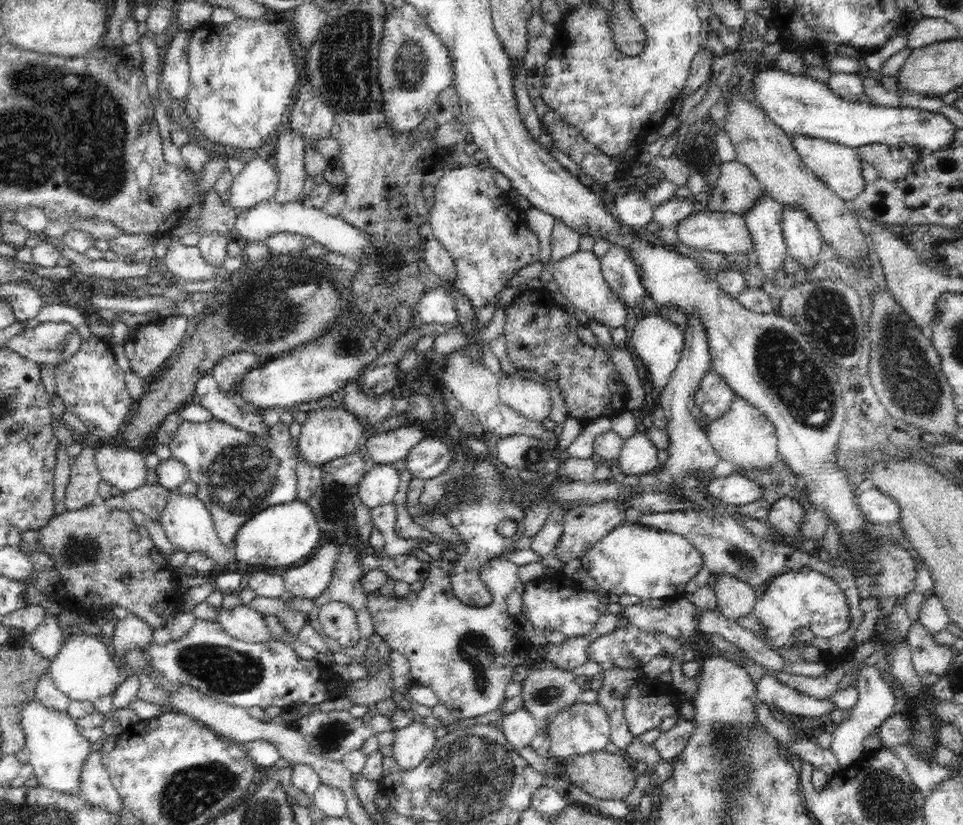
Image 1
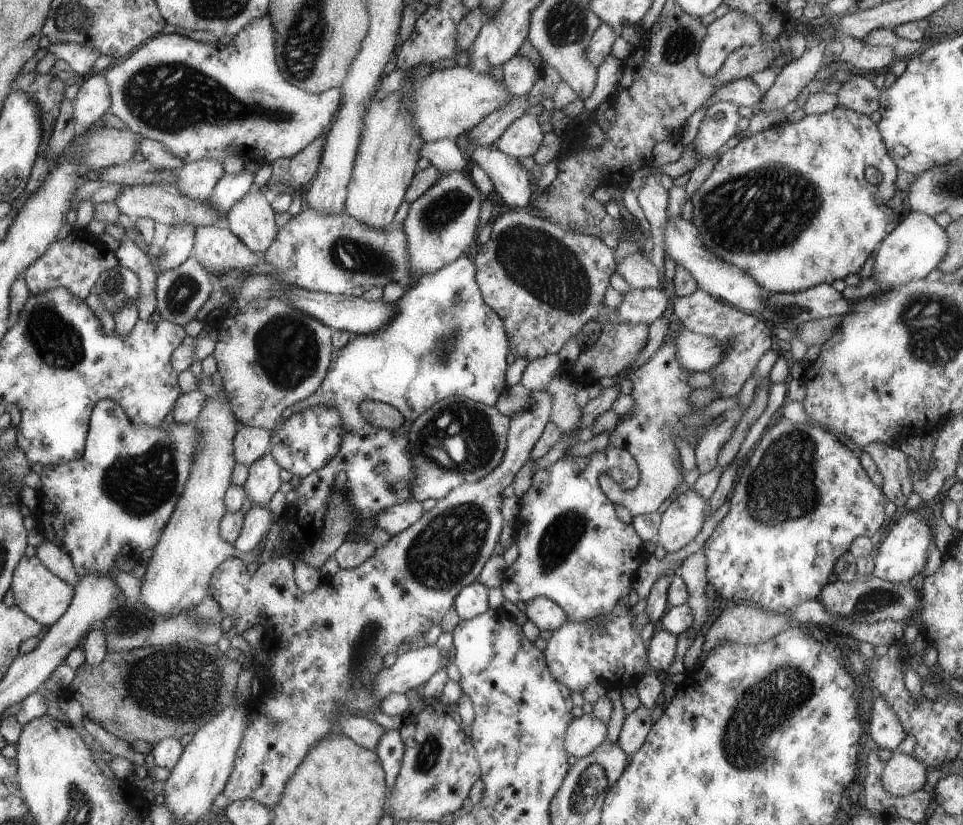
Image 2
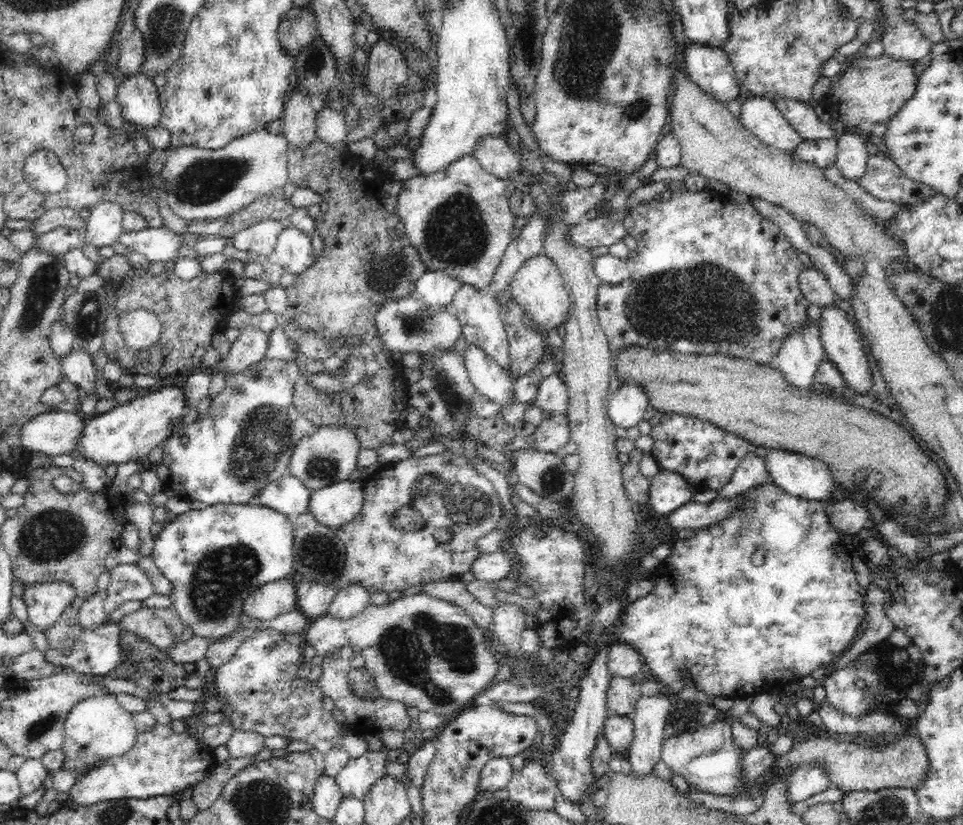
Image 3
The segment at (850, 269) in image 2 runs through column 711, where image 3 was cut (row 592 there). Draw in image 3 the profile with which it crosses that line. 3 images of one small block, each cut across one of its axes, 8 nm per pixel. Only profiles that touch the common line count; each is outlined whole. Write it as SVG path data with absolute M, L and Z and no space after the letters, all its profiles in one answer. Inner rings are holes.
M248 502L246 504L213 504L205 506L204 509L190 509L178 516L170 516L164 523L162 530L154 536L154 550L152 550L151 559L156 563L156 567L160 569L160 573L166 576L166 579L172 583L172 594L168 594L172 604L170 608L176 610L179 614L177 617L185 627L192 628L194 635L204 637L213 643L220 640L242 626L240 617L243 614L242 604L244 597L248 593L255 591L260 585L271 583L275 580L294 577L294 546L295 546L295 525L288 519L284 513L278 512L272 508L264 507L258 502Z

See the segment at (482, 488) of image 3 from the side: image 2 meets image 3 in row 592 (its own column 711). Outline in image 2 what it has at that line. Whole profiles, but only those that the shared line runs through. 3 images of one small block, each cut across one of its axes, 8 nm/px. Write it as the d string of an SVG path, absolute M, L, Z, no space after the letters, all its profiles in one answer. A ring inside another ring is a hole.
M700 288L684 297L676 296L672 310L687 329L711 336L725 348L723 361L709 372L715 380L711 388L720 392L720 398L739 395L744 384L754 376L761 356L774 344L774 338L768 326L756 315L745 313L733 305L726 304L725 301L710 296L710 293Z

